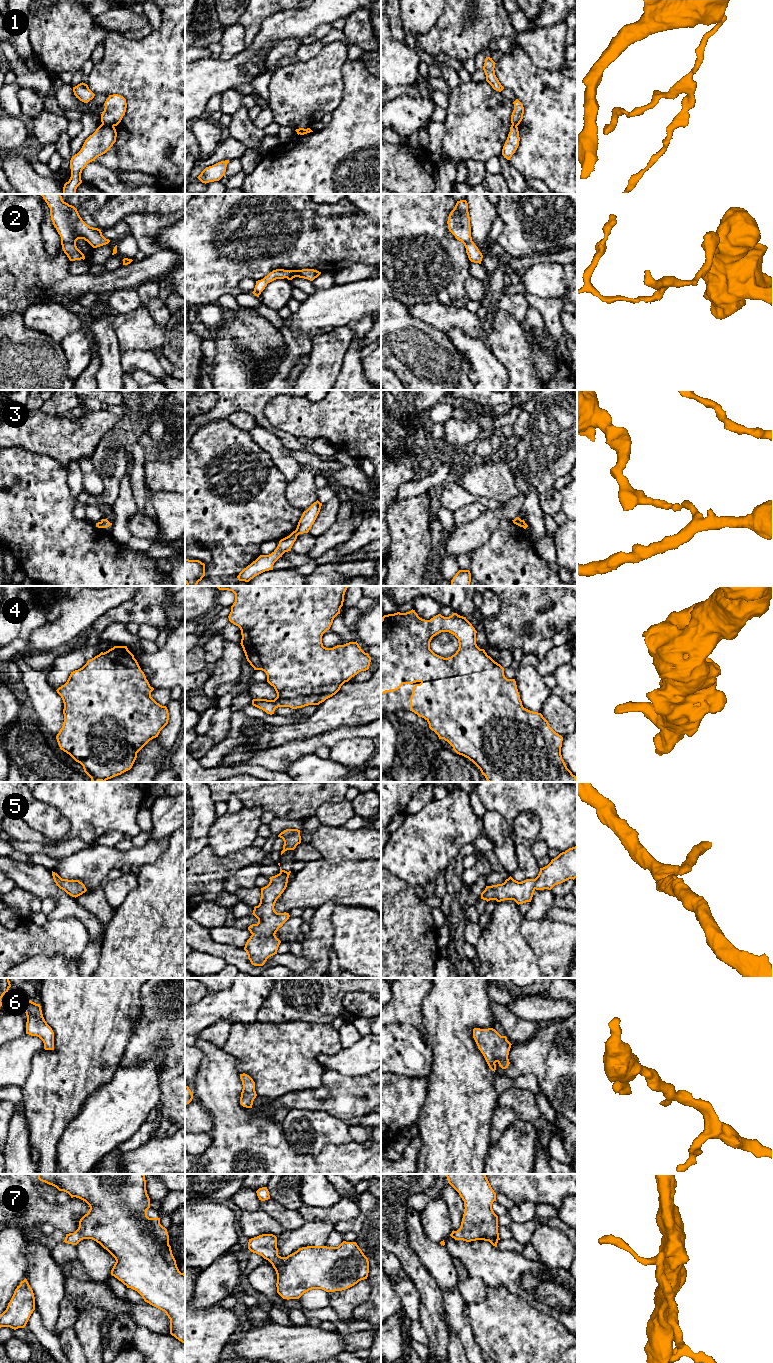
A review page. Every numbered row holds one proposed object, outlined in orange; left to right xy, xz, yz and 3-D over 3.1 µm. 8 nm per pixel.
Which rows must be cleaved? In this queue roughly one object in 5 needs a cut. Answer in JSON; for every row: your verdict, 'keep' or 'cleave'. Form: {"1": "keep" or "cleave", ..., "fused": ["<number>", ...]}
{"1": "cleave", "2": "keep", "3": "cleave", "4": "keep", "5": "keep", "6": "keep", "7": "keep", "fused": ["1", "3"]}

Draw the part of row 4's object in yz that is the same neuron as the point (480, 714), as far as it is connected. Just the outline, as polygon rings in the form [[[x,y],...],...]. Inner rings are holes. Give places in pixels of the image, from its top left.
[[[415,610],[406,613],[394,613],[384,615],[381,619],[381,694],[398,690],[403,684],[416,685],[412,689],[410,698],[410,711],[424,718],[429,728],[434,731],[439,739],[444,739],[452,747],[453,750],[472,761],[485,776],[488,782],[577,782],[576,776],[567,768],[561,755],[561,747],[563,737],[556,733],[550,726],[548,721],[541,713],[530,711],[523,707],[520,695],[517,689],[515,679],[507,679],[504,675],[504,668],[487,655],[484,649],[480,649],[476,644],[477,631],[466,617],[453,613],[449,617],[438,614],[430,620],[422,619]],[[441,632],[449,632],[453,634],[459,643],[458,650],[454,655],[448,658],[435,654],[430,649],[430,642],[434,636]]]

